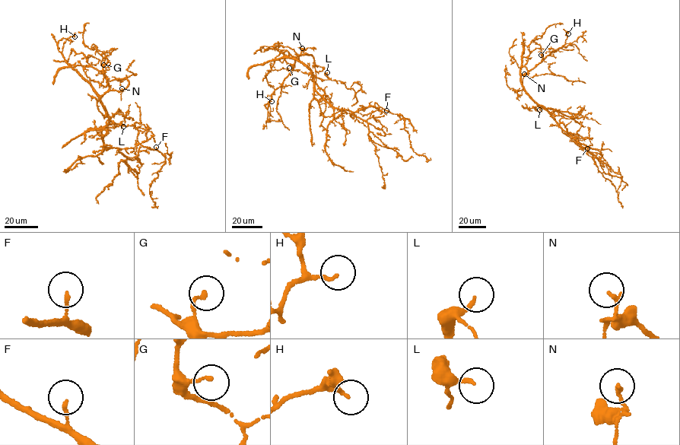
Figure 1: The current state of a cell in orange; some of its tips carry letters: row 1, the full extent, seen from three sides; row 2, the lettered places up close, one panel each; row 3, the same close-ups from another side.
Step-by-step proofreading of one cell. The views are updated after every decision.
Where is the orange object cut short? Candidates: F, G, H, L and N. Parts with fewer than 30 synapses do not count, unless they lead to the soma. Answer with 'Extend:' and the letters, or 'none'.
Extend: none

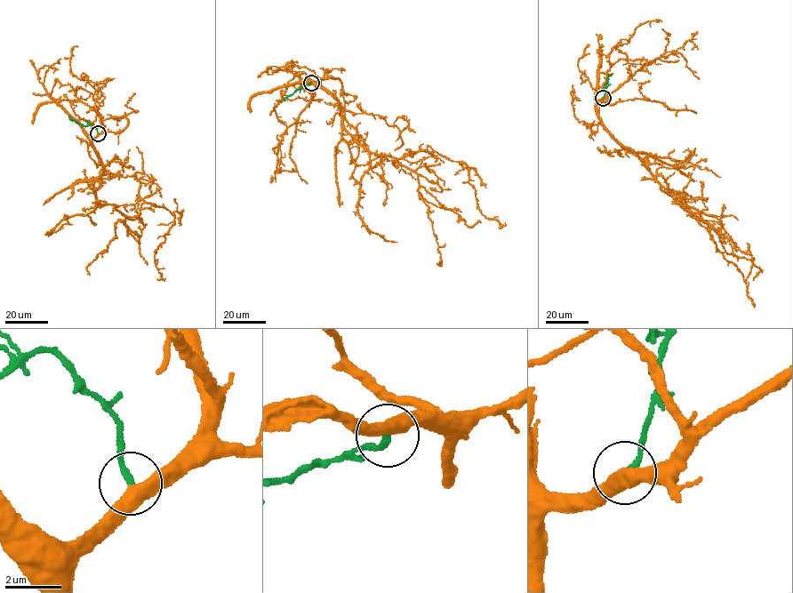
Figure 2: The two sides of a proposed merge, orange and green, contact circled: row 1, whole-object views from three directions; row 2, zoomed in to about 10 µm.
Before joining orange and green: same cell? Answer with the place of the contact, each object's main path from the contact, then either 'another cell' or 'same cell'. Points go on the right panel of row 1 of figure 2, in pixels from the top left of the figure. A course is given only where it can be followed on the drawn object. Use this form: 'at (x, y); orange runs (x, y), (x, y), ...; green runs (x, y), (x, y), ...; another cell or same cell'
at (603, 98); orange runs (602, 98), (596, 102), (600, 124), (633, 151), (653, 179), (705, 221), (717, 249), (741, 273), (753, 305); green runs (603, 98), (608, 76), (612, 75); same cell

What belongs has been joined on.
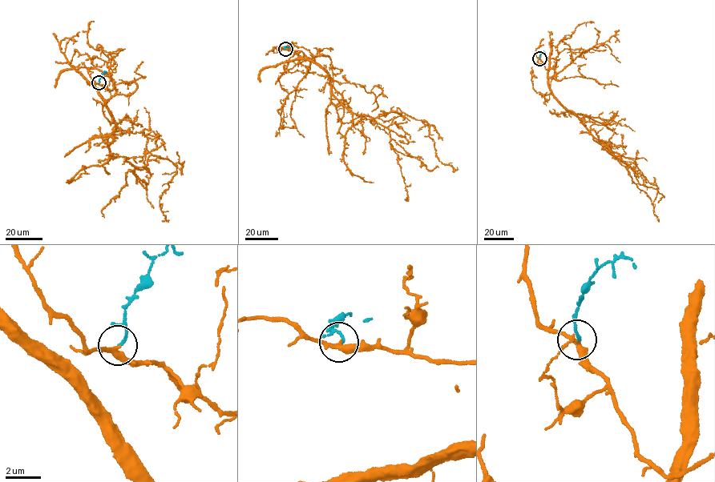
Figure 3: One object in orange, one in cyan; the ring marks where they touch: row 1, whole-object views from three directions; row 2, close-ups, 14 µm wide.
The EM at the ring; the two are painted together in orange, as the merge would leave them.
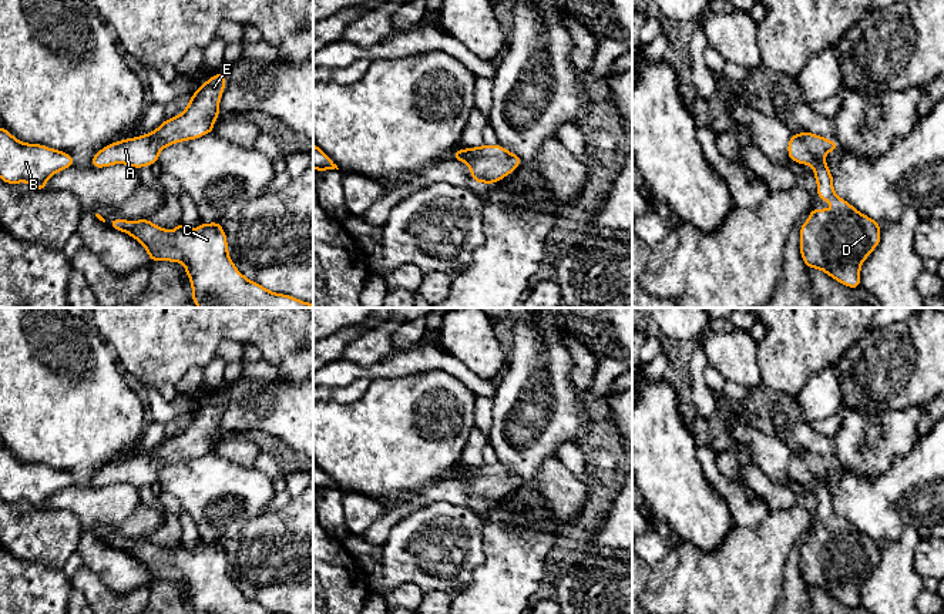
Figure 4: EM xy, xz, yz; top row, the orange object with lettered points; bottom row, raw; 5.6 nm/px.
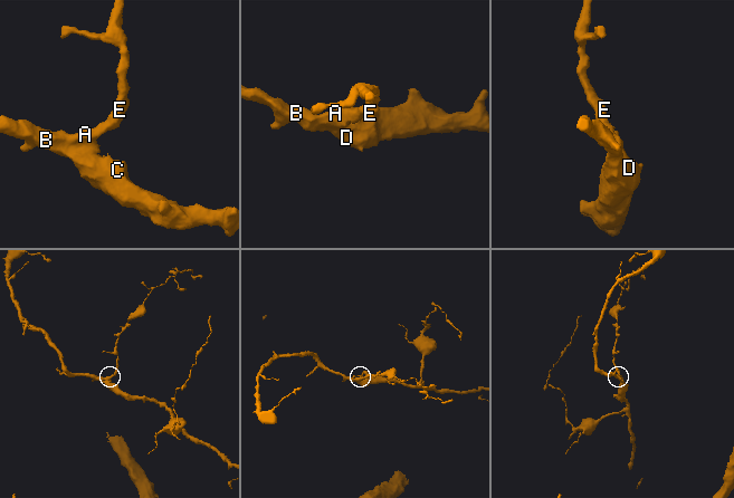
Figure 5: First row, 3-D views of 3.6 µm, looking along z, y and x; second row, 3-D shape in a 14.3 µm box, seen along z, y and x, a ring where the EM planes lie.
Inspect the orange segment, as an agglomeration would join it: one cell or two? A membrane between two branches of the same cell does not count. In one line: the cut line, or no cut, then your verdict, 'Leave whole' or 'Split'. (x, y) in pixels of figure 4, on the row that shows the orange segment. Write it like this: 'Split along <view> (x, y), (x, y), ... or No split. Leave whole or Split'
No split. Leave whole

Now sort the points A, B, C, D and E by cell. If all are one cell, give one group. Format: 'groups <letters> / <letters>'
groups A B C D E

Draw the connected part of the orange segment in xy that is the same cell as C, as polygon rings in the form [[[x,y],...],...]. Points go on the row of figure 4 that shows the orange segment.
[[[112,219],[108,225],[141,242],[151,262],[184,264],[198,308],[313,308],[245,278],[229,258],[226,235],[218,222],[201,224],[194,231],[179,222],[171,232],[150,219]]]

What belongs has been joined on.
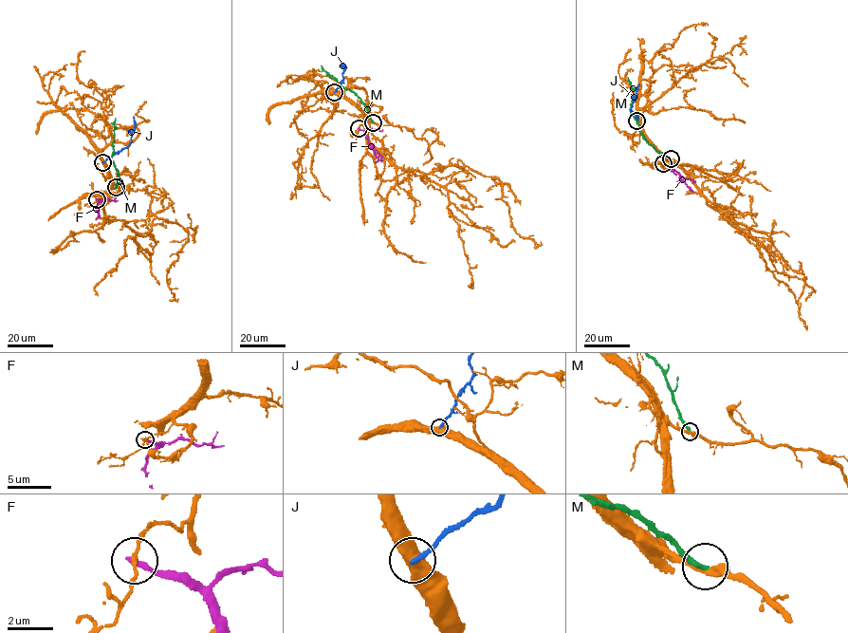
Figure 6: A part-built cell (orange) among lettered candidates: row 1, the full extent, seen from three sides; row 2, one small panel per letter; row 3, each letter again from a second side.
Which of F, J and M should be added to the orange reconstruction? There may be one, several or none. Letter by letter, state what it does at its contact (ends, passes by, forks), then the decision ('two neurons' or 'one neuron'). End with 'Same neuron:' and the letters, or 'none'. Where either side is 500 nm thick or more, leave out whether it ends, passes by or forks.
F: it ends there; two neurons
J: two neurons
M: it ends there; two neurons
Same neuron: none

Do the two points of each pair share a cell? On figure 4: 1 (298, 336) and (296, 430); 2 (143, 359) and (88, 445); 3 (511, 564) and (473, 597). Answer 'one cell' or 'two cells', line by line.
1: two cells
2: two cells
3: one cell

